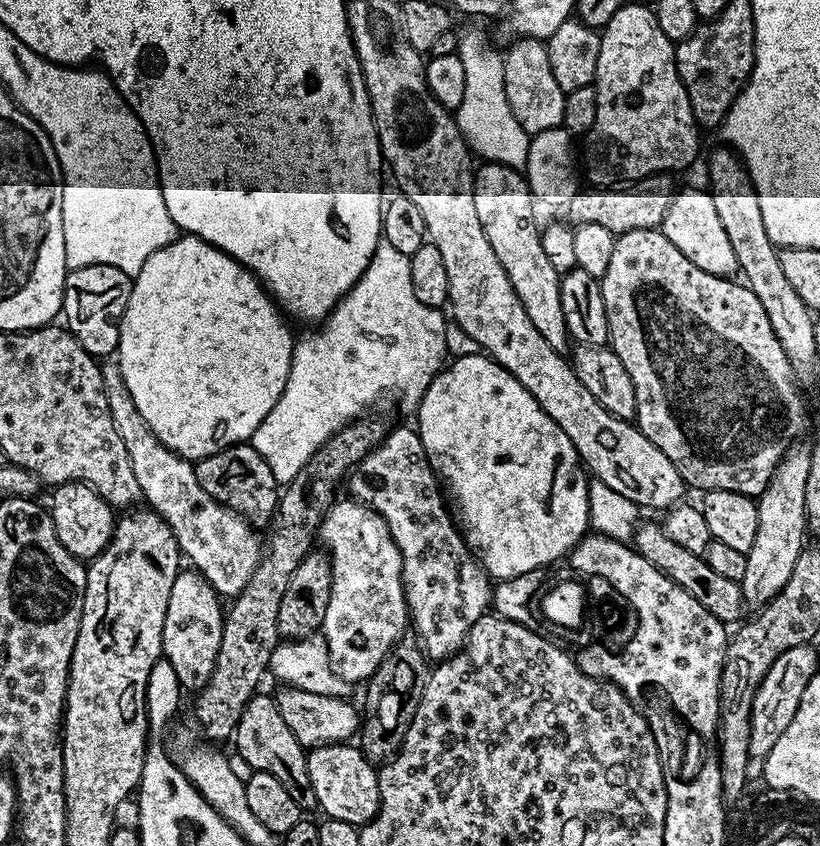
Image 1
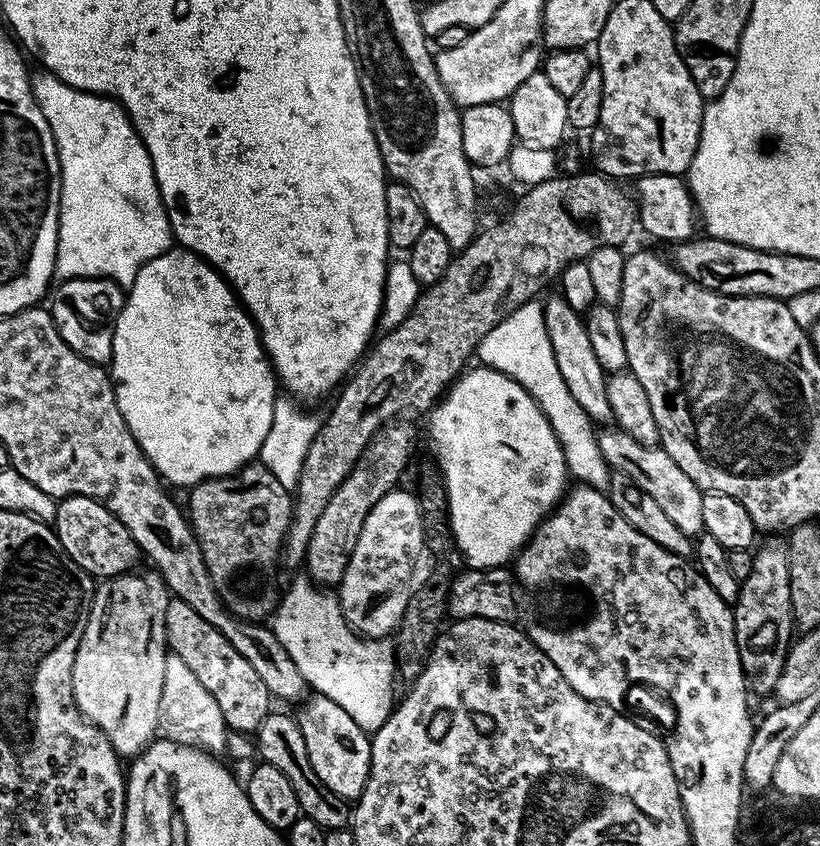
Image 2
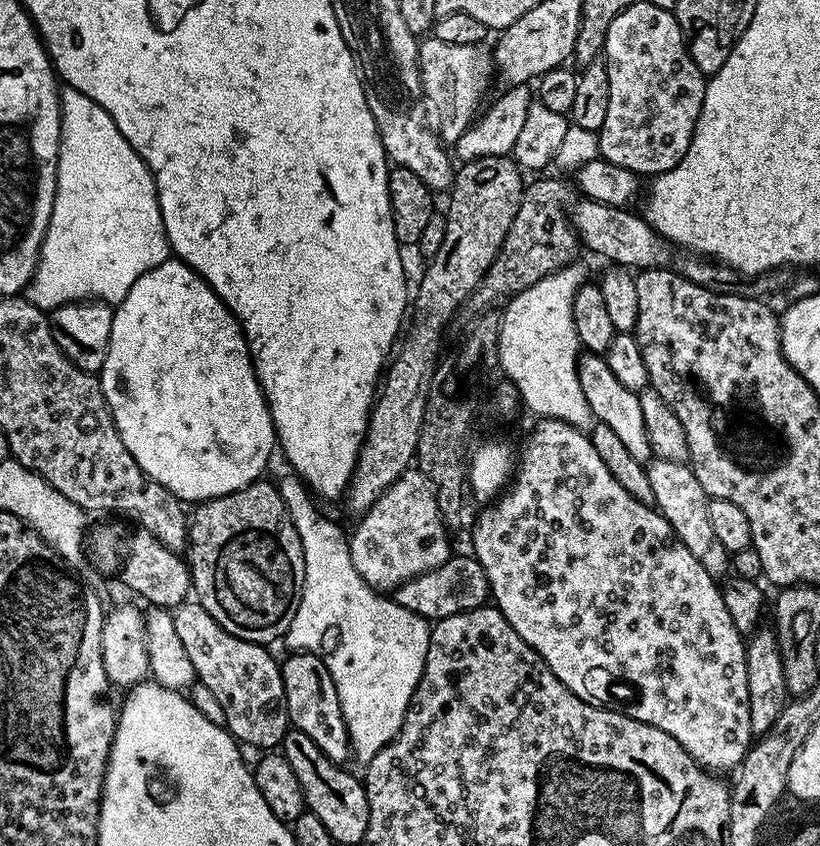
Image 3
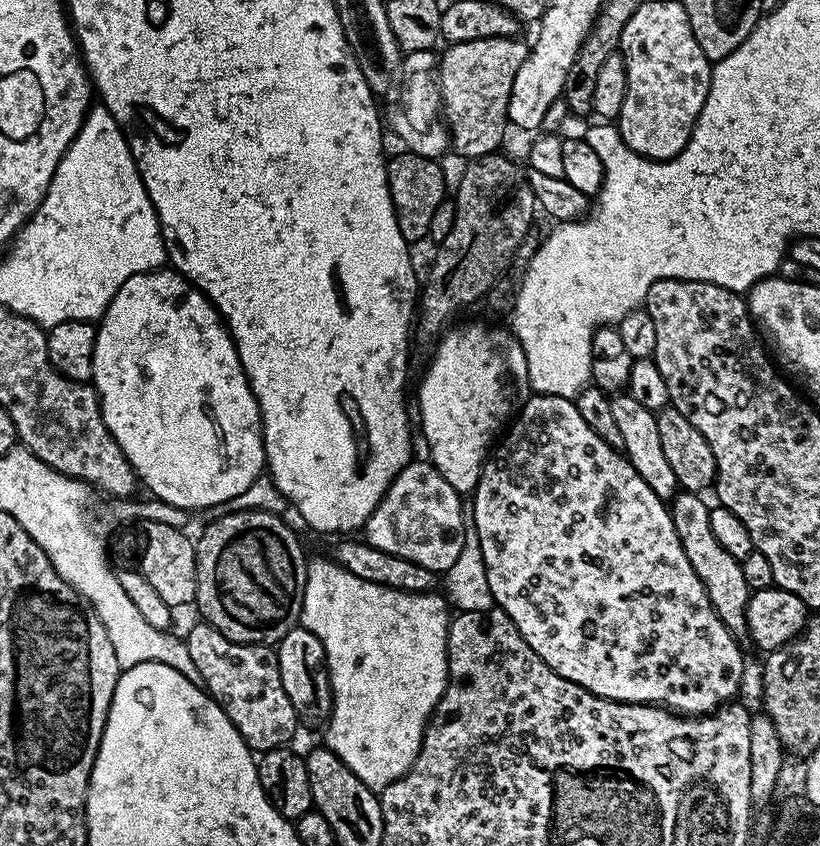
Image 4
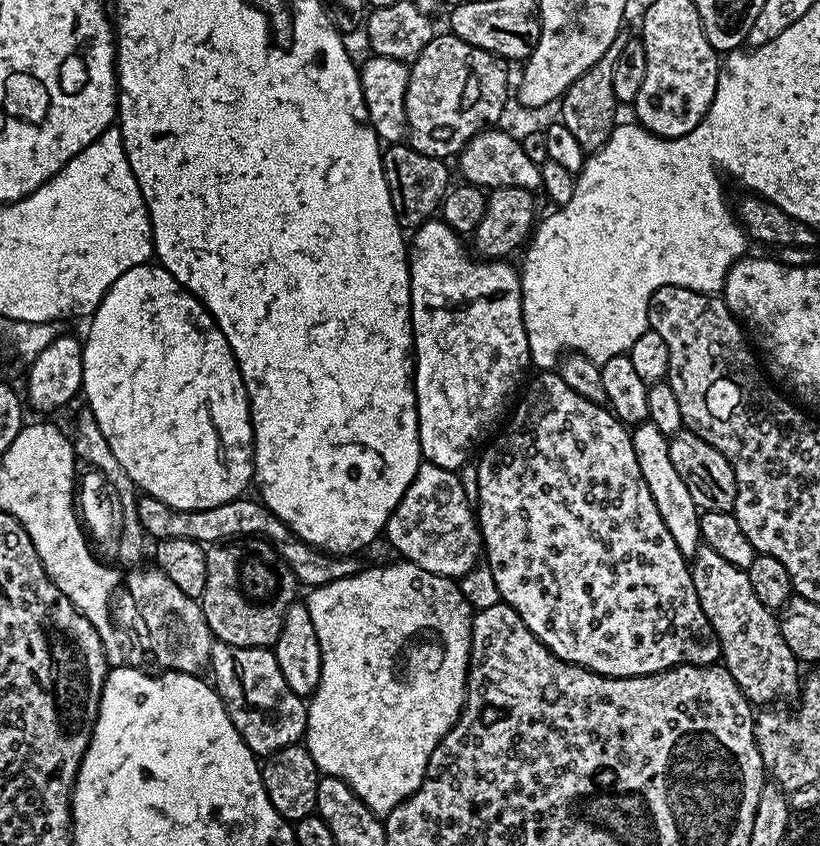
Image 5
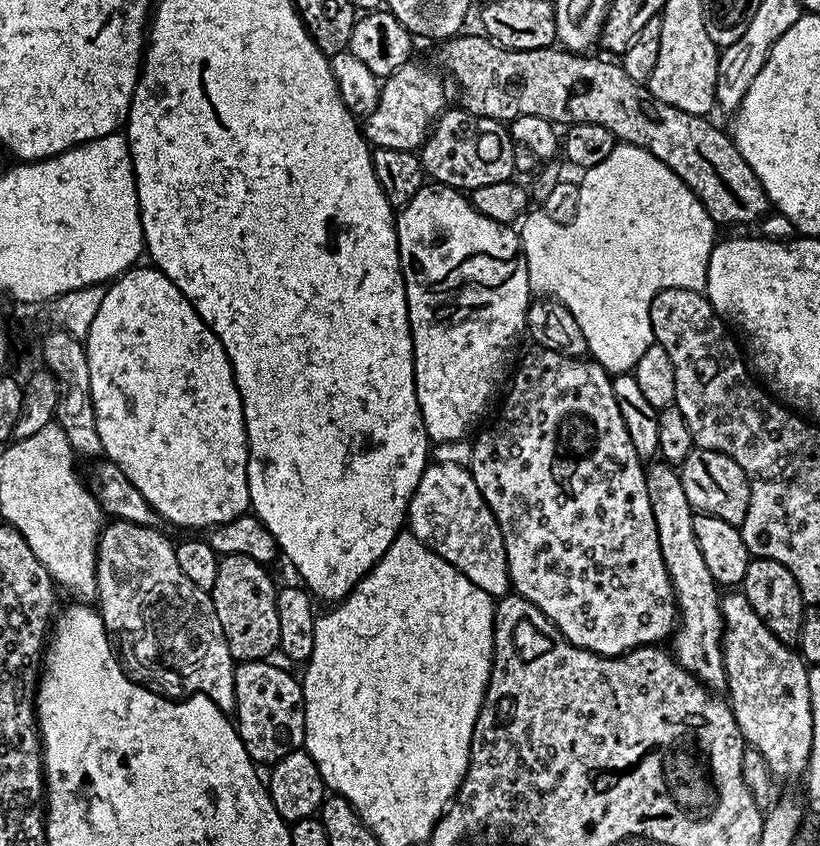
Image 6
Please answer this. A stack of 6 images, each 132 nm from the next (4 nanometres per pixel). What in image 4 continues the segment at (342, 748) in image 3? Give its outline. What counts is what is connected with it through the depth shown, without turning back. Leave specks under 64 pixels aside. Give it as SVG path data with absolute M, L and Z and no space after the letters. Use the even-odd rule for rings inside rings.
M297 626L288 631L274 648L278 670L282 674L282 690L296 711L297 721L308 728L319 729L332 717L332 683L324 659L322 642L310 630Z

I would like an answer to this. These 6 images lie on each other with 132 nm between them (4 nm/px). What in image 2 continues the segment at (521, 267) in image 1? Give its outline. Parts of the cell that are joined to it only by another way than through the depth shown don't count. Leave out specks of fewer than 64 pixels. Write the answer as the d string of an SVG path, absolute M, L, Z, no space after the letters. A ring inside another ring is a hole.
M553 294L548 301L545 299L542 307L546 330L550 334L550 346L554 350L554 362L558 362L558 374L562 374L566 390L570 390L574 402L578 402L578 406L586 410L593 422L611 421L610 398L606 398L608 376L594 355L594 349L590 347L590 334L585 317L573 310L559 294Z

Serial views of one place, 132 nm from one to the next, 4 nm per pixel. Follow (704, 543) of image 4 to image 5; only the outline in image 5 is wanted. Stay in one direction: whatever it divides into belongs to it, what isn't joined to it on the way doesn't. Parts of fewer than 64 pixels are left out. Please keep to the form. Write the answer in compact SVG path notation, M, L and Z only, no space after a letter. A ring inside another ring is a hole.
M703 543L695 556L691 557L690 567L694 590L698 590L698 602L702 606L702 614L706 614L720 643L722 666L732 675L734 682L738 682L740 693L747 698L748 703L753 706L772 706L780 702L776 700L795 697L802 686L802 665L794 658L794 654L790 654L786 638L782 638L777 613L762 606L762 602L758 602L758 594L754 594L754 586L750 586L747 571L738 566L730 566L726 558L720 557L714 550L710 550L710 546Z

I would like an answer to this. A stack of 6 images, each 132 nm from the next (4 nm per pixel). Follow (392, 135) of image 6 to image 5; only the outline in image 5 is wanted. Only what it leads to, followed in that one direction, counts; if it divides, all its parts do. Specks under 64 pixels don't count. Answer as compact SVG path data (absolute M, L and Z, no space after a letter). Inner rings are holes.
M436 34L410 64L406 90L406 142L420 154L430 157L448 160L450 156L459 155L470 138L497 125L502 110L509 103L508 72L503 67L507 68L497 57L478 46L470 46L470 42L462 42L462 38Z

